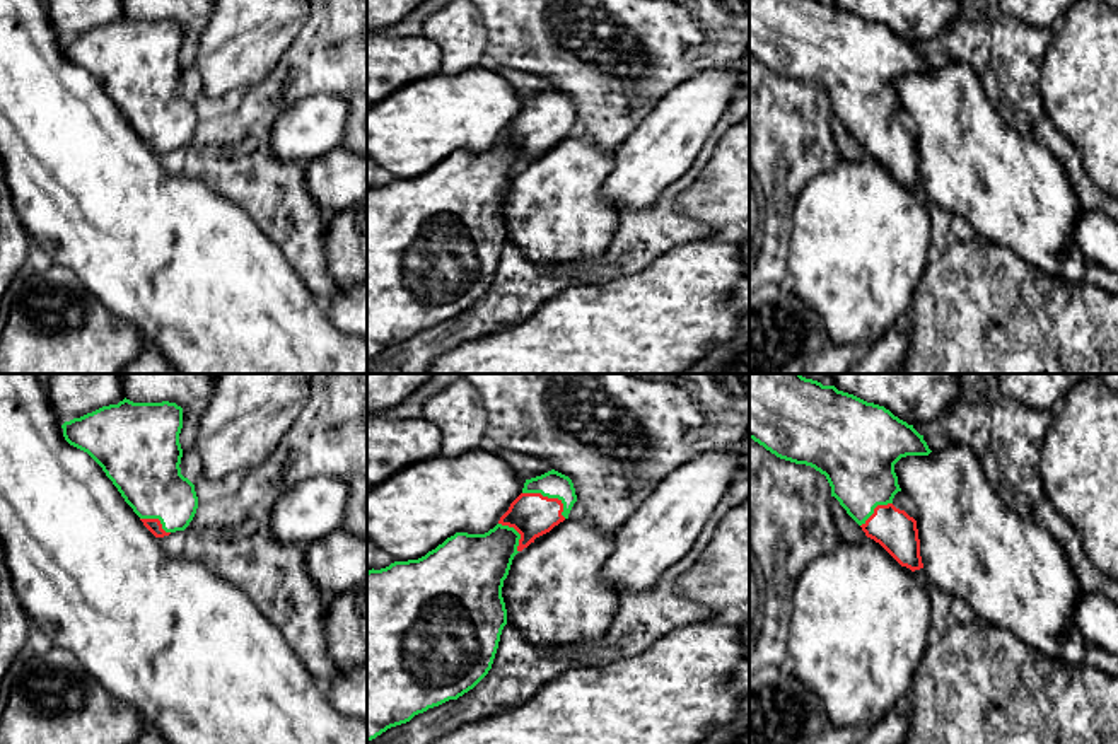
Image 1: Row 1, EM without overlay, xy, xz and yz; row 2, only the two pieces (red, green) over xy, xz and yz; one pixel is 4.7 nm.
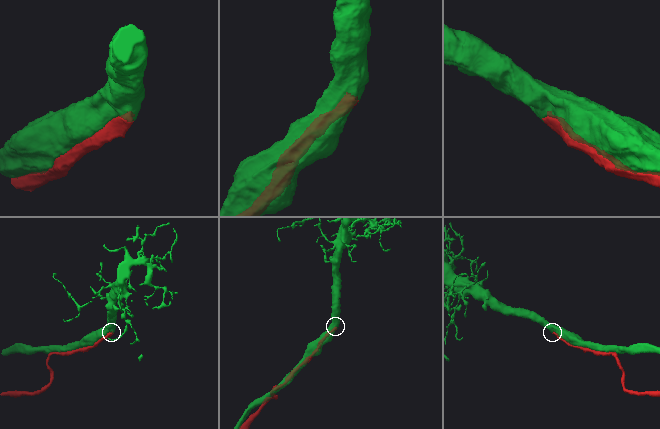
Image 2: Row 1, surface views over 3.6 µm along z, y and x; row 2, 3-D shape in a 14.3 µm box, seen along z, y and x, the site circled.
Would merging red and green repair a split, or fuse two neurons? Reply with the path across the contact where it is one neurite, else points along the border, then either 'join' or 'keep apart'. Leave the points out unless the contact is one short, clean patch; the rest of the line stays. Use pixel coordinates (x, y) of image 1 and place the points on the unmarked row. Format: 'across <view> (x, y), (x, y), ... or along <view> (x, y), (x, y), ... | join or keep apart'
join

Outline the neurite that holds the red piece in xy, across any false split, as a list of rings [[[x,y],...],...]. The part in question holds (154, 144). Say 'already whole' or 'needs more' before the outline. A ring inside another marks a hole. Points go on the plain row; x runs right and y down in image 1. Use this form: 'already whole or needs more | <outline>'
needs more | [[[125,15],[65,39],[61,46],[70,63],[87,70],[102,85],[155,155],[189,143],[198,114],[179,85],[181,24]]]

